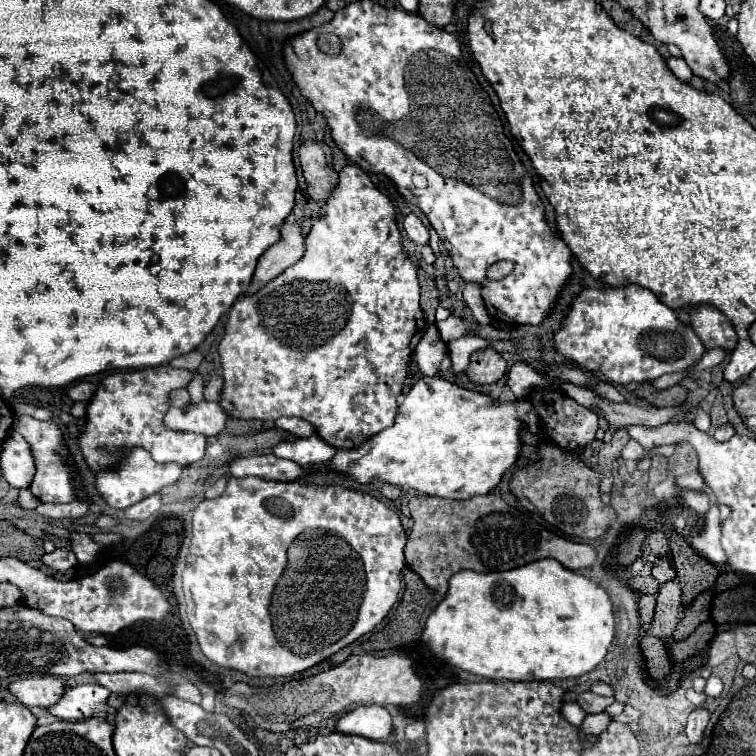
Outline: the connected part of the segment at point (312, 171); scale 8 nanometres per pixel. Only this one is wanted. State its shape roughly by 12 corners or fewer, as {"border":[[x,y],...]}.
{"border":[[316,142],[298,150],[306,194],[314,202],[328,198],[338,174],[328,166]]}

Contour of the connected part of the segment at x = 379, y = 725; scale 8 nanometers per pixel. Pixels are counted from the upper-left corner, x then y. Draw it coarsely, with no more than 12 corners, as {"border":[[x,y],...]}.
{"border":[[358,706],[336,722],[338,732],[388,742],[392,716]]}

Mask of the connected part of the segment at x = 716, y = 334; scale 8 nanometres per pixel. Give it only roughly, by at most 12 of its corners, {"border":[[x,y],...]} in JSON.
{"border":[[708,306],[694,308],[690,326],[706,350],[736,348],[728,318]]}

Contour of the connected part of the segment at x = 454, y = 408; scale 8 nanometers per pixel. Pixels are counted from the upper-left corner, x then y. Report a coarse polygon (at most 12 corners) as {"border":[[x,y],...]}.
{"border":[[428,326],[394,424],[326,470],[450,500],[498,486],[528,398],[440,376]]}

